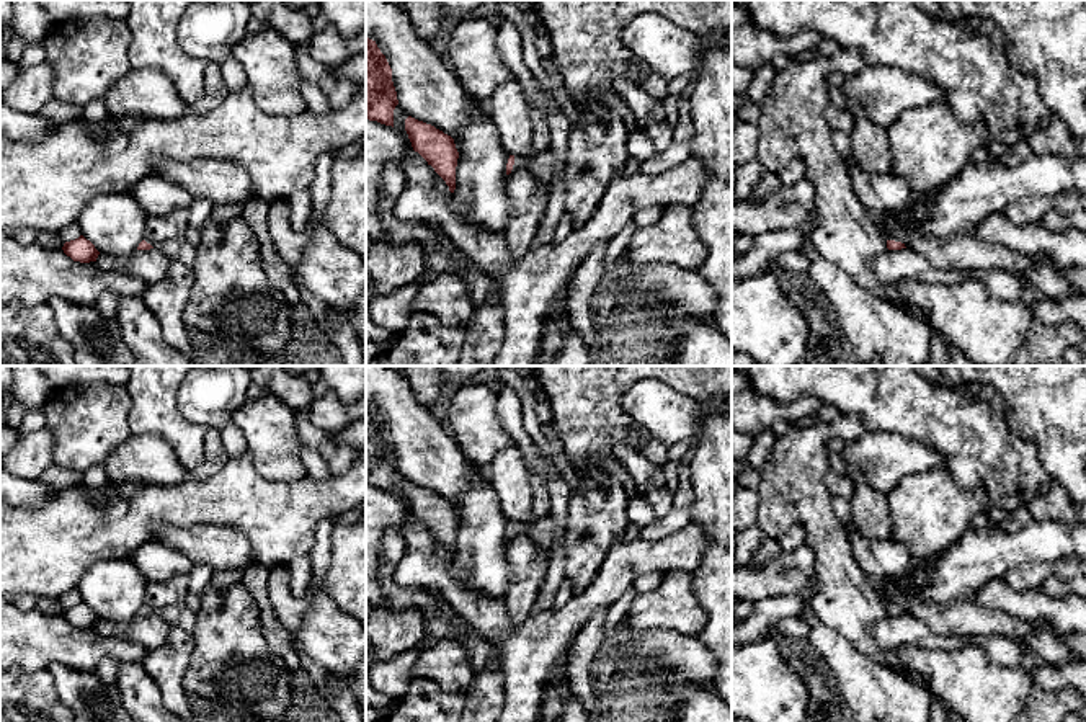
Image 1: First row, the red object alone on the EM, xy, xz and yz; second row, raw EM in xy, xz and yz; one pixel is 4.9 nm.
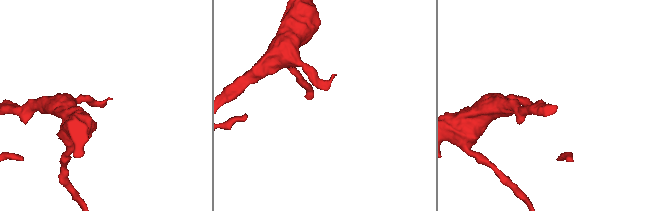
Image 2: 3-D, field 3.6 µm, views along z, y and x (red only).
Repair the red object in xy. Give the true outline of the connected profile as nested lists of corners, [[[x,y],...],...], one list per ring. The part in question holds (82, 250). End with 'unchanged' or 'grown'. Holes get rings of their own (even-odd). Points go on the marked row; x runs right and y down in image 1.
[[[80,235],[75,240],[65,242],[62,250],[73,261],[80,261],[80,263],[96,261],[100,255],[95,245],[90,240],[87,240],[83,235]]] | unchanged

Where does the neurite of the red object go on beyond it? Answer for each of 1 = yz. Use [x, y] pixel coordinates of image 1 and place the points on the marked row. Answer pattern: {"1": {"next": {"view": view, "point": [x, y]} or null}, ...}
{"1": {"next": null}}

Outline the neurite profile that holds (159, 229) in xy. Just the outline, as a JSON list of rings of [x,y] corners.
[[[176,209],[167,216],[149,216],[144,240],[152,247],[160,248],[167,240],[183,237],[188,227],[188,209]]]

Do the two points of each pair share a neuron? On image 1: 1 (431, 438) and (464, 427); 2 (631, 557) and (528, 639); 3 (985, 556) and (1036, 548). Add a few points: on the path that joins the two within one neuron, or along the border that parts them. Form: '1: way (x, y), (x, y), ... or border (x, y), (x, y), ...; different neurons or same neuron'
1: border (445, 425), (471, 464); different neurons
2: way (605, 583), (554, 631); same neuron
3: way (998, 552), (1023, 548); same neuron

